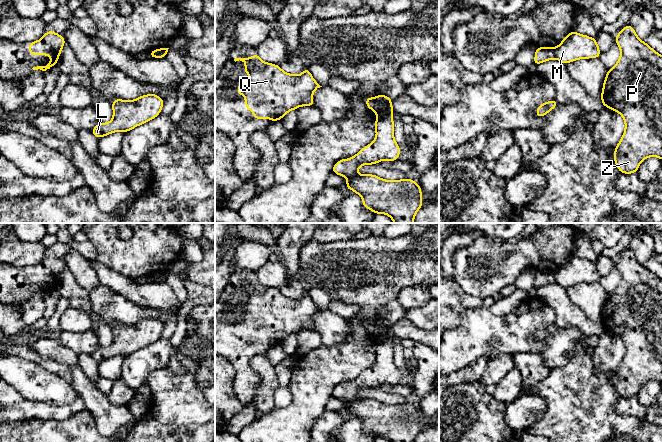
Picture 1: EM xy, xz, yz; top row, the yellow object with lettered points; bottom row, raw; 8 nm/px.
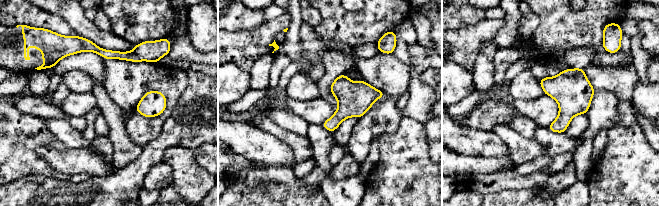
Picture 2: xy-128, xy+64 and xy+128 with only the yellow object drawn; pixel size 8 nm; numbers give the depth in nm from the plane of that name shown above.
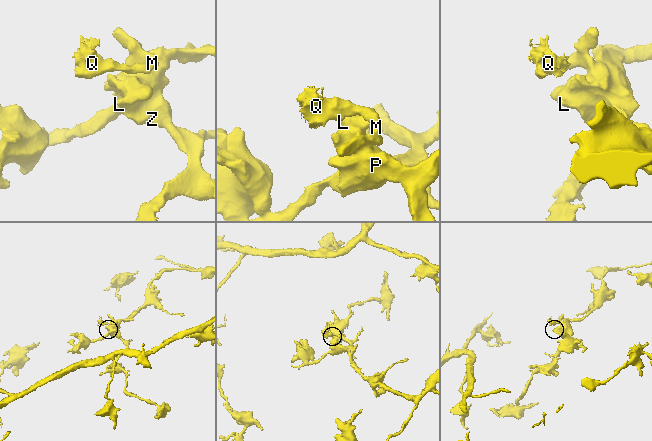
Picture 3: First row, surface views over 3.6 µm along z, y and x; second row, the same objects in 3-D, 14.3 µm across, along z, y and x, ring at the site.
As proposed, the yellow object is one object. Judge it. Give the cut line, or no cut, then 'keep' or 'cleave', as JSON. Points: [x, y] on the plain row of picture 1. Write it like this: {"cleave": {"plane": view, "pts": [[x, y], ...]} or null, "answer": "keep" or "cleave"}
{"cleave": {"plane": "xz", "pts": [[391, 338], [378, 339]]}, "answer": "cleave"}

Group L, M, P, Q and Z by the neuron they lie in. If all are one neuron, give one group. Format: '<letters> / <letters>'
L M P Z / Q

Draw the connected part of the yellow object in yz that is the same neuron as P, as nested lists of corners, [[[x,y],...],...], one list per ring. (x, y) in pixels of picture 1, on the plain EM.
[[[630,248],[614,262],[621,279],[616,289],[607,294],[600,323],[604,331],[618,336],[624,343],[624,358],[613,382],[619,396],[631,398],[637,397],[645,382],[662,384],[662,279],[641,265]]]

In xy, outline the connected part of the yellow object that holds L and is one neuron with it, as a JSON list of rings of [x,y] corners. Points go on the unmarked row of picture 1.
[[[146,318],[134,324],[126,325],[114,323],[112,326],[113,342],[108,347],[98,347],[92,354],[97,362],[111,357],[124,357],[133,352],[153,344],[157,341],[164,329],[164,324],[156,318]]]

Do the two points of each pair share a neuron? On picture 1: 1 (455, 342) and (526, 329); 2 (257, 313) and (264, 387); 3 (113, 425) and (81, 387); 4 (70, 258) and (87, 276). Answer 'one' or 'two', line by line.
1: one
2: two
3: one
4: one

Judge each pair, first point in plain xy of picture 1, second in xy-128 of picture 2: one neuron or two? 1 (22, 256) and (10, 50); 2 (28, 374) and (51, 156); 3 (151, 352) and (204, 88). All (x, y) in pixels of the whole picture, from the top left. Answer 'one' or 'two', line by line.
1: two
2: one
3: two

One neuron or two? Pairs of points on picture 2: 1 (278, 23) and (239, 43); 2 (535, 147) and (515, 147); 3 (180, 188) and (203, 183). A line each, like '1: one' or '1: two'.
1: one
2: one
3: one

